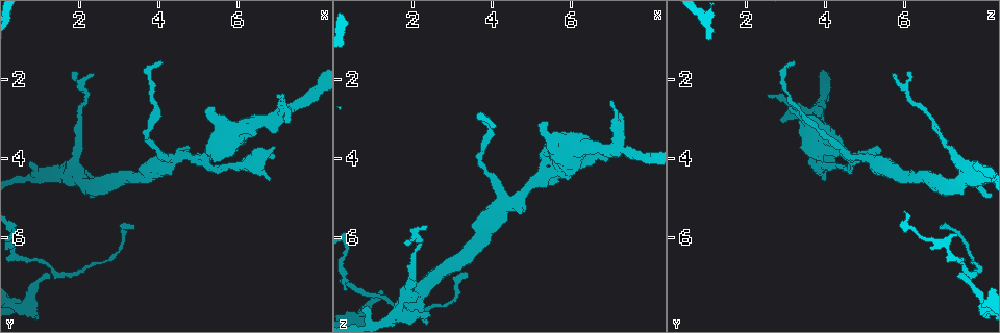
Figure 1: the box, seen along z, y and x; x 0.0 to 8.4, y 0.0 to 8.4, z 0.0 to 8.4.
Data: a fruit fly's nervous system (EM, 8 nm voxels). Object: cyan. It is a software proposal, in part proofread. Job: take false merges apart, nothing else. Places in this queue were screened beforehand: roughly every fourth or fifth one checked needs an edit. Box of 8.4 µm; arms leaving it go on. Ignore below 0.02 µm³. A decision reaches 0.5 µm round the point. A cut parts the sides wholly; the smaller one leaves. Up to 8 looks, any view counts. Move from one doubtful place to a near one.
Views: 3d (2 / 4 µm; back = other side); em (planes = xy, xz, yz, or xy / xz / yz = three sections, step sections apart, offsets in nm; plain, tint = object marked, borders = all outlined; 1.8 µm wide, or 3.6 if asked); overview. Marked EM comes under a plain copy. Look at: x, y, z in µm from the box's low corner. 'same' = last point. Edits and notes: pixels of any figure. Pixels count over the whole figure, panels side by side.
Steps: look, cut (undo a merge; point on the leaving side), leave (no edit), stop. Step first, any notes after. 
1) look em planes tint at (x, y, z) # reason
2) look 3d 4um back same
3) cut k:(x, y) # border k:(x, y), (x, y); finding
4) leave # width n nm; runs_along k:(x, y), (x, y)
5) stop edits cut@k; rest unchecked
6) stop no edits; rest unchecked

look em 3.6um planes borders at (7.05, 2.95, 3.75) # branch point

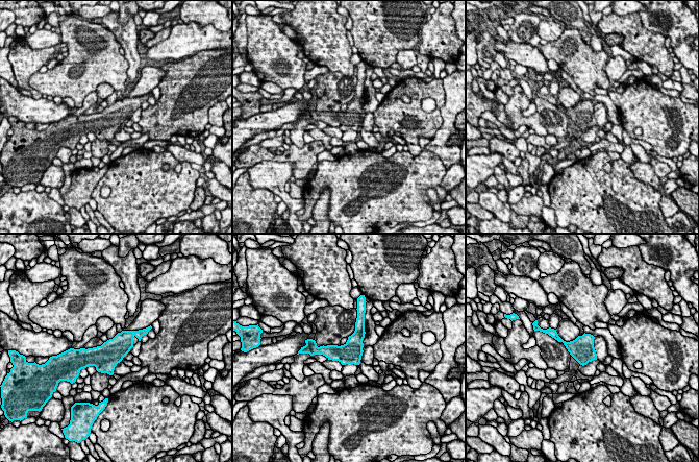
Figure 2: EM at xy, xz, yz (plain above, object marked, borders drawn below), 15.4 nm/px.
leave # all the same neuron

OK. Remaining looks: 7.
look em planes tint at (5.05, 3.95, 4.55) # sharp bend

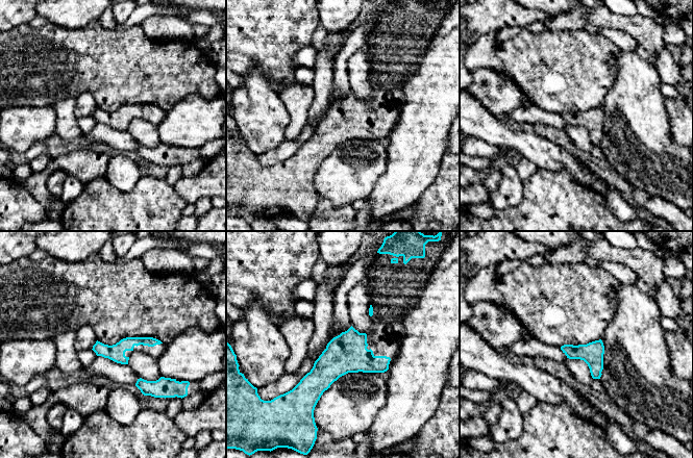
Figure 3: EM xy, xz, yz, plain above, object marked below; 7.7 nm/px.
leave # runs_along 3:(155, 341), (95, 348); continuous, no second neuron

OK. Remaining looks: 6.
look em yz step 16 tint at (2.00, 4.50, 7.50) # sudden change in width

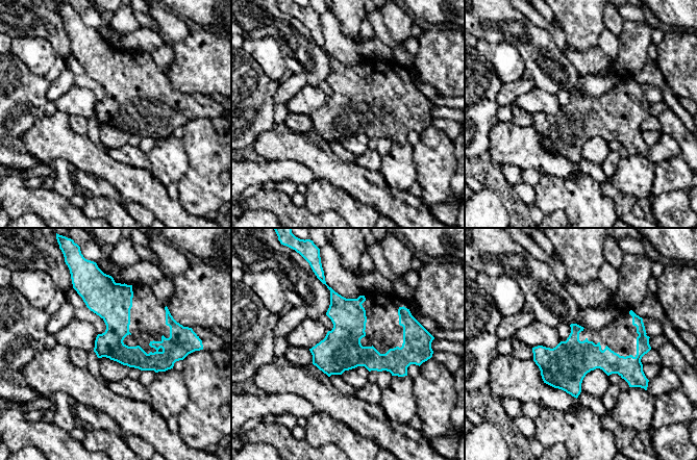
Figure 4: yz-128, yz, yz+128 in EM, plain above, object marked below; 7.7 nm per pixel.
leave # runs_along 4:(108, 284), (116, 341), (170, 365); all the same neuron

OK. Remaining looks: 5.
stop no edits; rest unchecked

